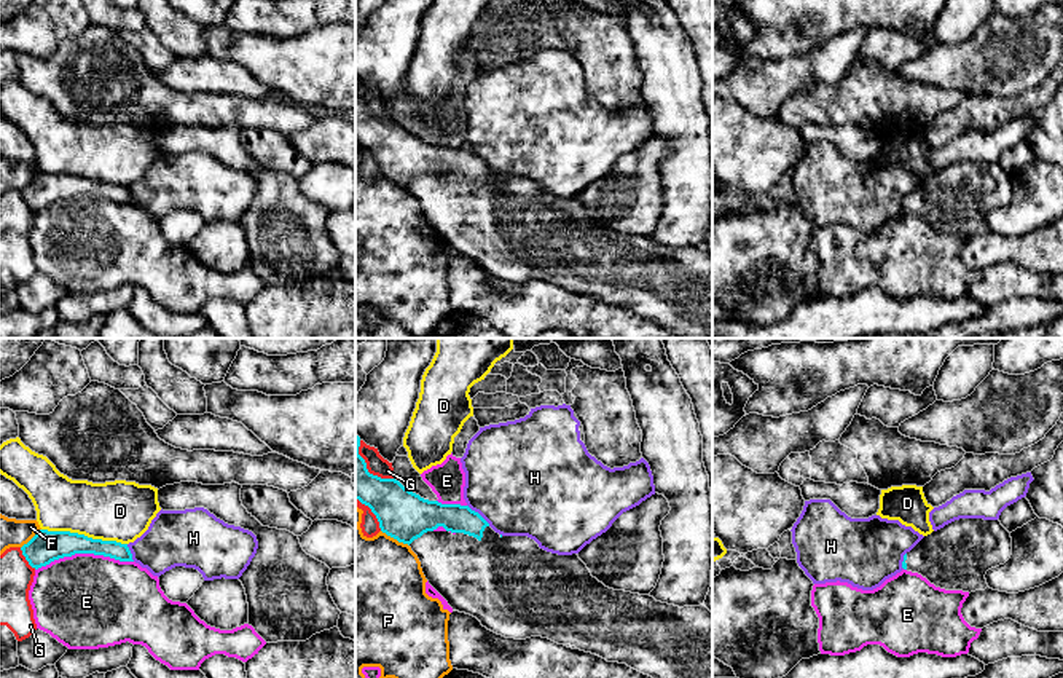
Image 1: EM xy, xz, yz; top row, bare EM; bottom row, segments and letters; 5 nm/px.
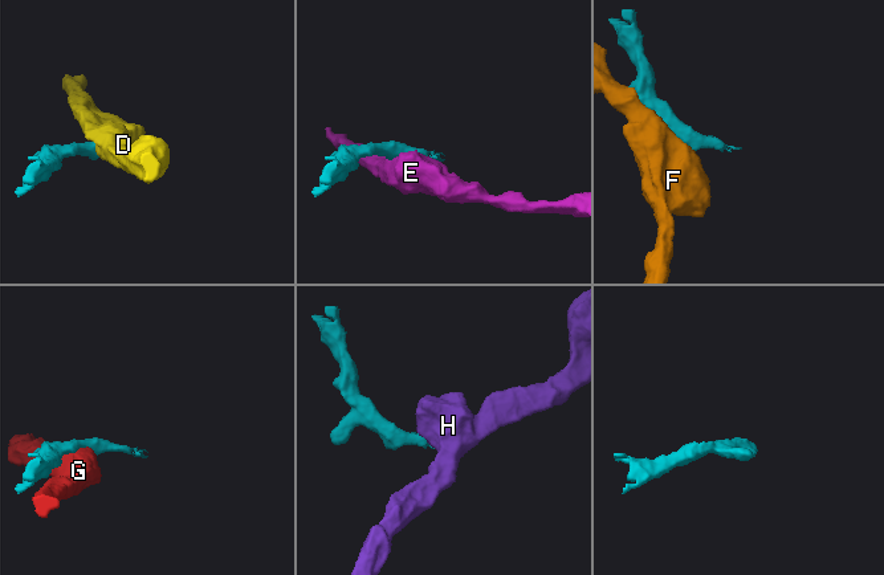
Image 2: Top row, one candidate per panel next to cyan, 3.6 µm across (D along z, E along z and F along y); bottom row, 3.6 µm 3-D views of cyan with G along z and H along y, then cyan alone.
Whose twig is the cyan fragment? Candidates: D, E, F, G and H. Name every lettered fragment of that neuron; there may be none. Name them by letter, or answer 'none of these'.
none of these

